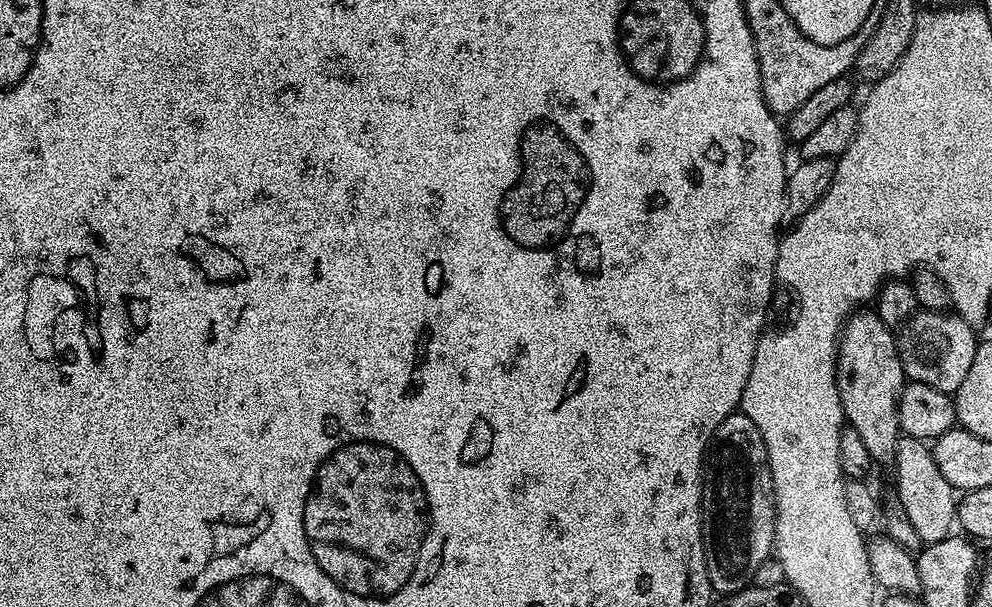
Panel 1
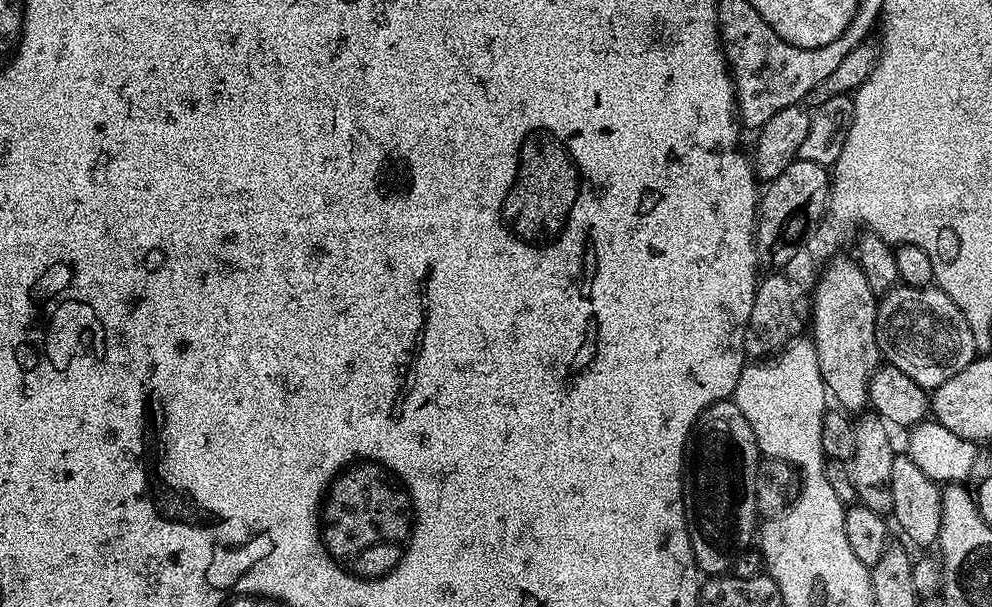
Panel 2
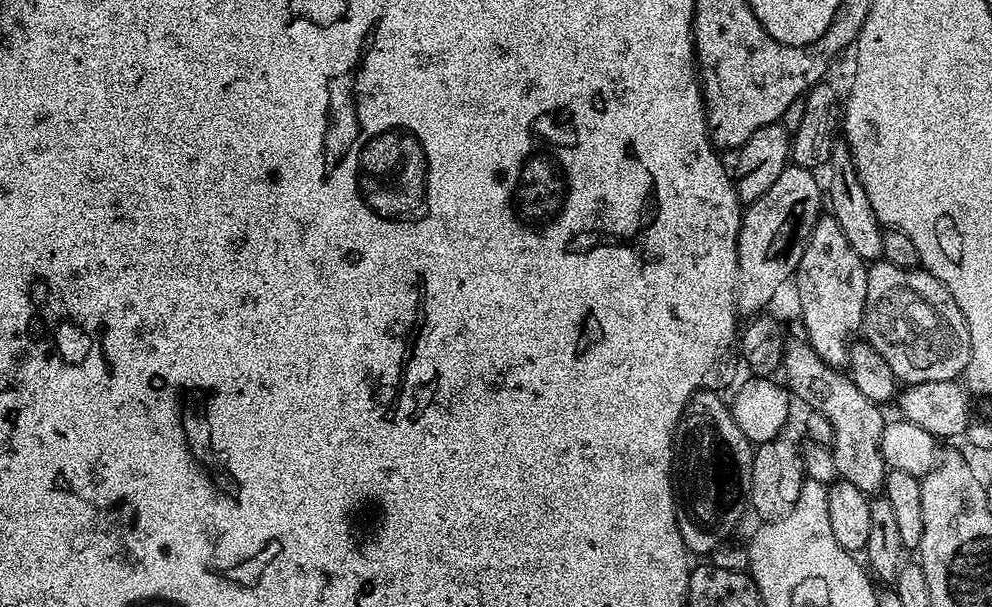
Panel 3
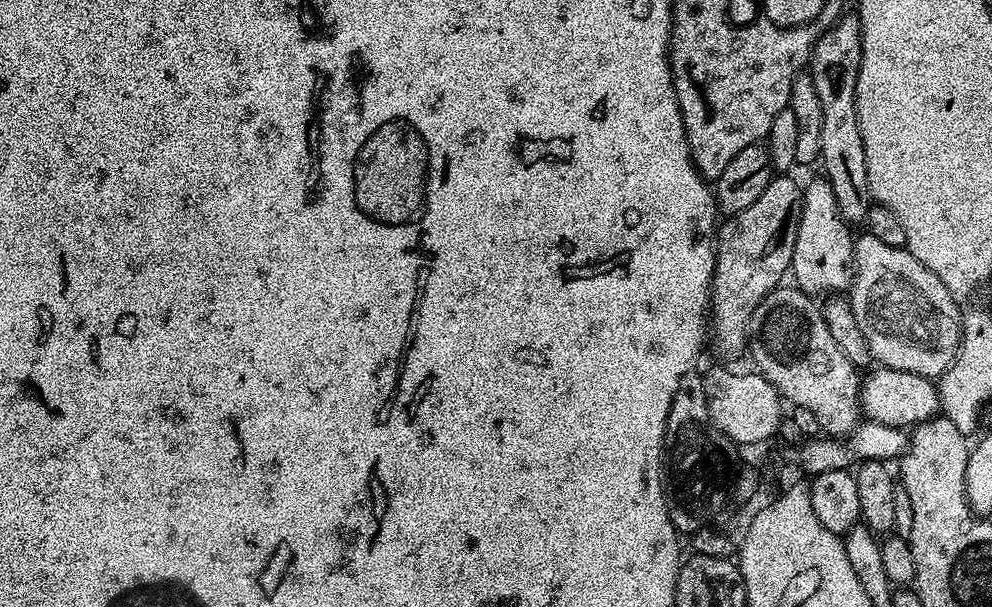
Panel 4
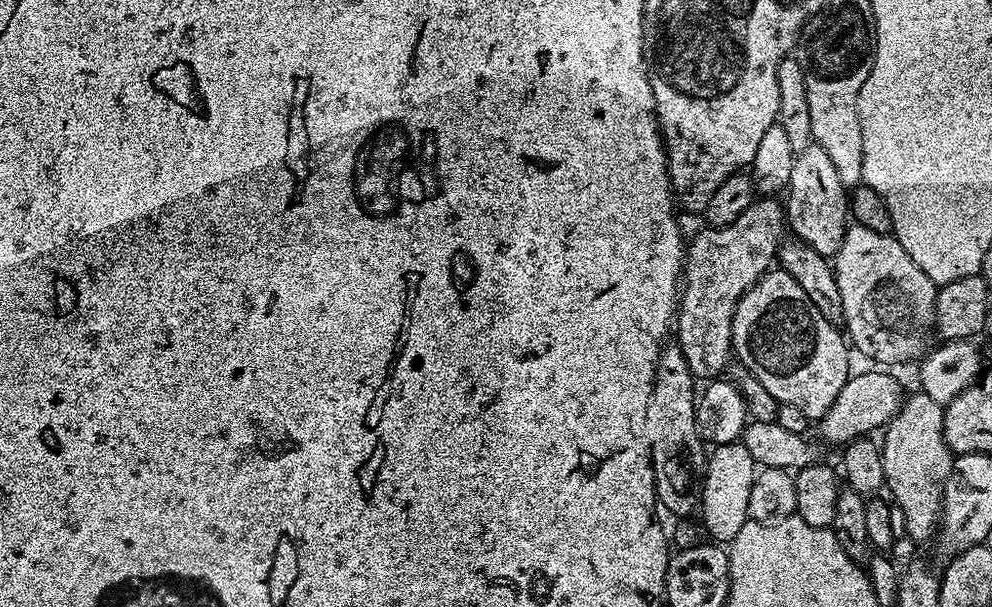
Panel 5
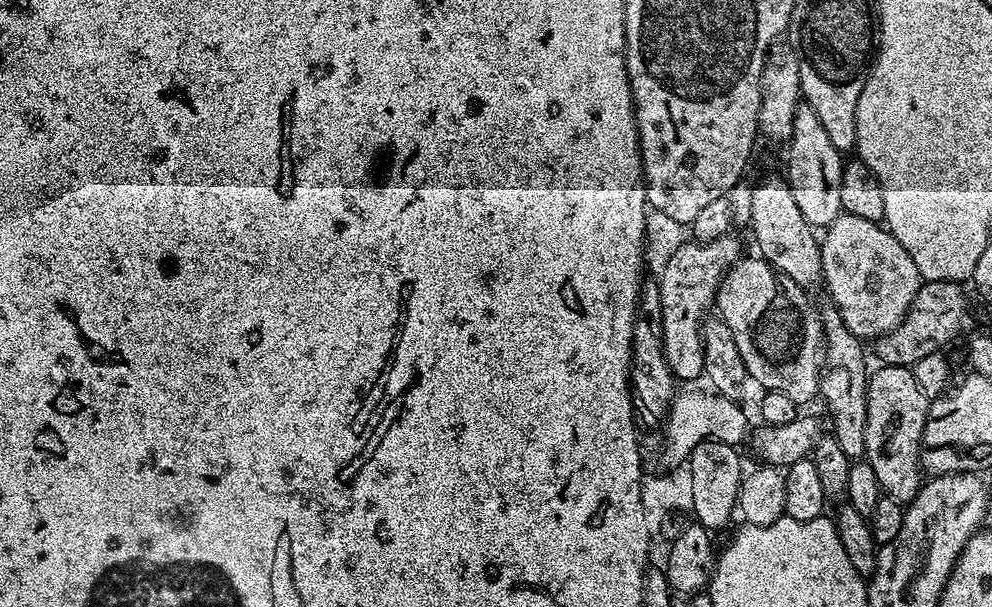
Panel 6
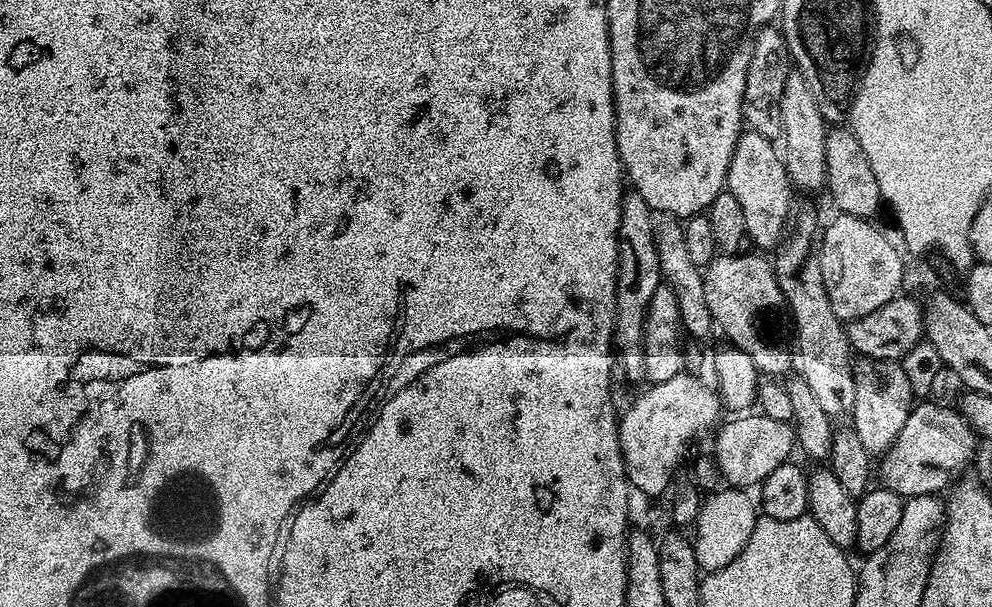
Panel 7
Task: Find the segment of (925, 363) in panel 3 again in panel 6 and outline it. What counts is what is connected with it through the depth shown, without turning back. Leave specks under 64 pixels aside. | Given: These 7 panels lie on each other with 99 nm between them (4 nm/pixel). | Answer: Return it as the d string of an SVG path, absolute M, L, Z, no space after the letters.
M841 214L823 233L820 253L824 271L823 287L828 288L832 295L831 303L840 312L842 322L846 322L848 329L861 341L872 342L877 337L888 335L907 318L922 281L918 266L914 266L914 258L902 250L902 242L898 242L898 238L894 238L887 227L874 220Z

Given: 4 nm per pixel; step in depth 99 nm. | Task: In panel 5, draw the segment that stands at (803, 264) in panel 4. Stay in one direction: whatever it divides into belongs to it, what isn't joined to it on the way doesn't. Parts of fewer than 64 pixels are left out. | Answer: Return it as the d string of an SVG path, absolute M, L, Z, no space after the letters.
M810 143L795 153L787 196L786 224L791 235L818 254L835 257L850 223L850 192L844 187L842 178L838 178L838 170L834 170L822 146Z

